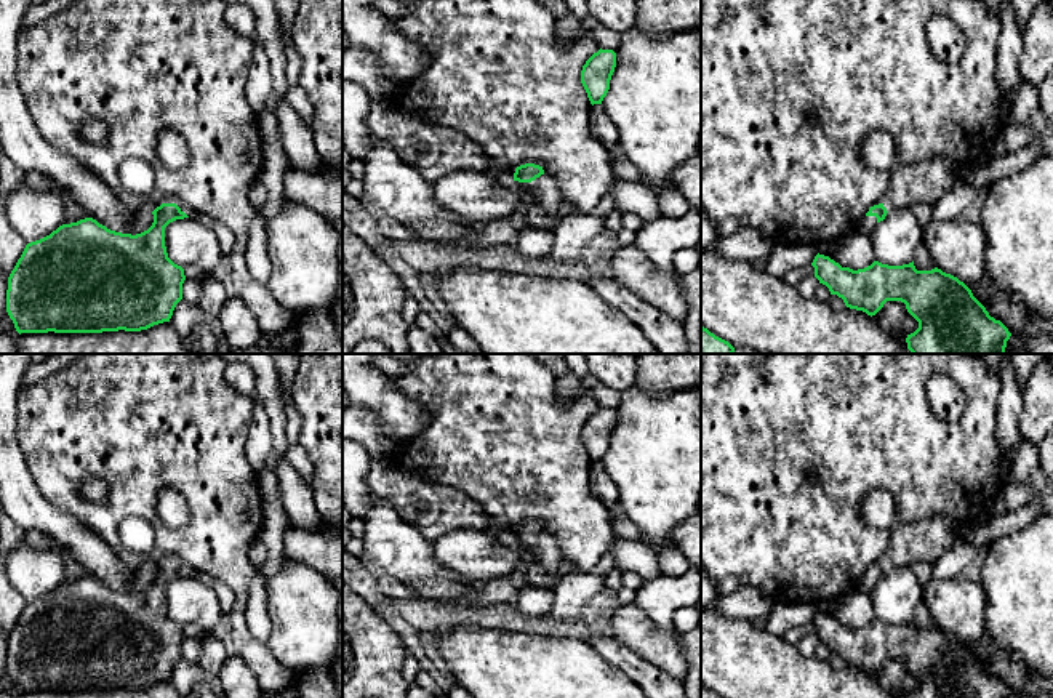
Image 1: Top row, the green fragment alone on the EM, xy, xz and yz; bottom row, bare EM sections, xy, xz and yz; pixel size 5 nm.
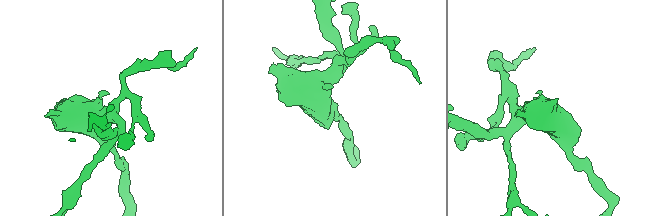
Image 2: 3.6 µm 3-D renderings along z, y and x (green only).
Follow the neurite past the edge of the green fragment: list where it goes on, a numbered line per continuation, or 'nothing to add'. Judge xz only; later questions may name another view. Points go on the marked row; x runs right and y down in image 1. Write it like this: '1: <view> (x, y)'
1: xz (548, 196)

